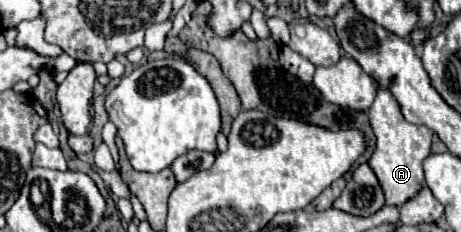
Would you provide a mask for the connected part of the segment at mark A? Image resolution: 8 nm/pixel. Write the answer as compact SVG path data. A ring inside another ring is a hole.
M385 88L377 90L377 98L371 104L371 108L367 110L367 118L369 118L369 124L377 138L375 152L369 158L369 166L373 168L375 176L379 178L379 182L383 186L387 204L401 206L403 202L413 198L423 186L423 160L431 152L433 132L427 126L417 126L417 124L407 122L401 114L397 100Z

